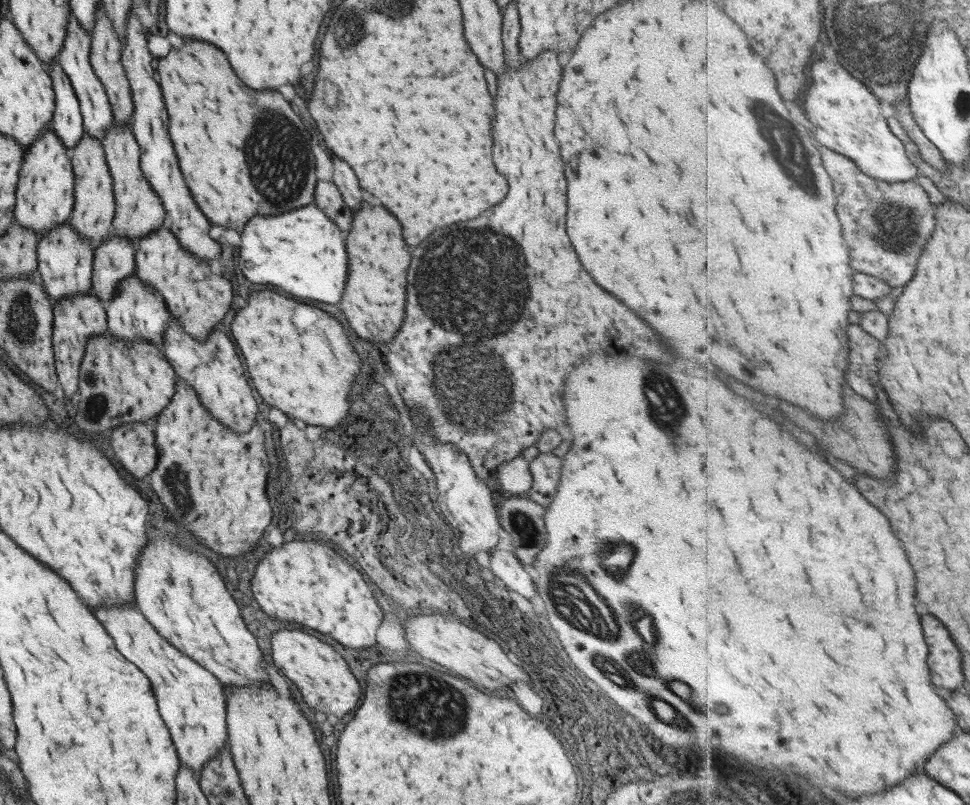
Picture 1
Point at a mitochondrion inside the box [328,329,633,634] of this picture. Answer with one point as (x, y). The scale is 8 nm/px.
(524, 526)

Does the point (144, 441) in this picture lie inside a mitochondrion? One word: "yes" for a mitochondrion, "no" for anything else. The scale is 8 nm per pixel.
no

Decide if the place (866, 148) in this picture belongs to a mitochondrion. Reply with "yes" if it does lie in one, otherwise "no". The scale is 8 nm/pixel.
no

